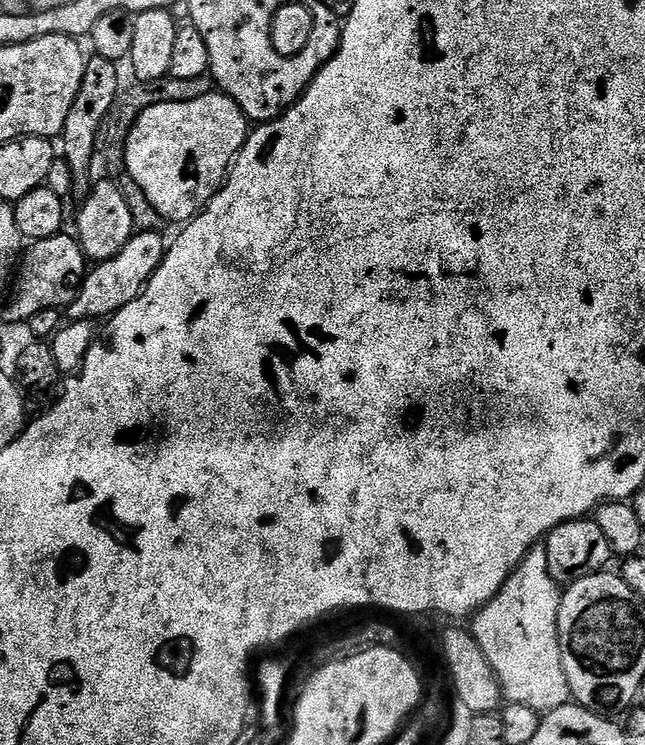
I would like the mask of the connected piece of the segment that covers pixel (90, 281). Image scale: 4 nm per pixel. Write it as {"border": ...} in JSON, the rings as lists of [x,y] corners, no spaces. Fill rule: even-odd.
{"border":[[[136,232],[130,238],[130,242],[126,242],[126,246],[118,250],[118,254],[114,254],[114,258],[99,261],[84,277],[80,292],[66,308],[67,319],[103,321],[105,318],[111,318],[118,310],[122,310],[122,306],[138,299],[144,287],[148,285],[148,280],[164,261],[166,240],[162,237],[160,232]]]}

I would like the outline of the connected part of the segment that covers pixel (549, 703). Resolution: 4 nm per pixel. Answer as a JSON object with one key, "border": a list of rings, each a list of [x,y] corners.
{"border":[[[537,546],[526,554],[502,590],[471,621],[472,637],[482,646],[482,654],[486,654],[500,680],[500,691],[508,704],[530,706],[538,713],[547,714],[569,703],[558,638],[561,595],[561,585],[554,583],[546,570],[546,550]]]}

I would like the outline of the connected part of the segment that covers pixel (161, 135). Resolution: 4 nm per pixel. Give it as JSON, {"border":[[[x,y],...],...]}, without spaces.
{"border":[[[213,90],[194,102],[162,102],[135,117],[124,144],[126,175],[142,186],[150,206],[176,226],[204,211],[228,179],[228,170],[248,141],[250,121],[229,96]]]}

